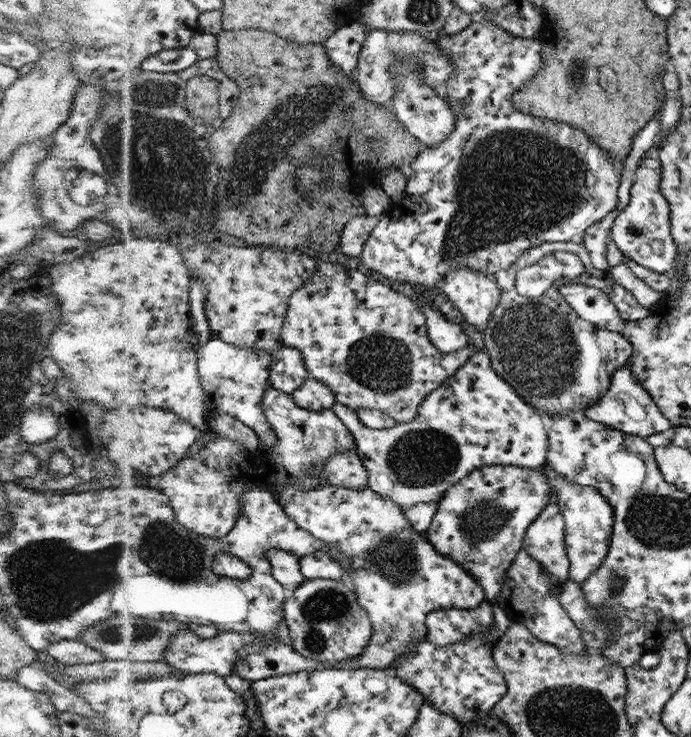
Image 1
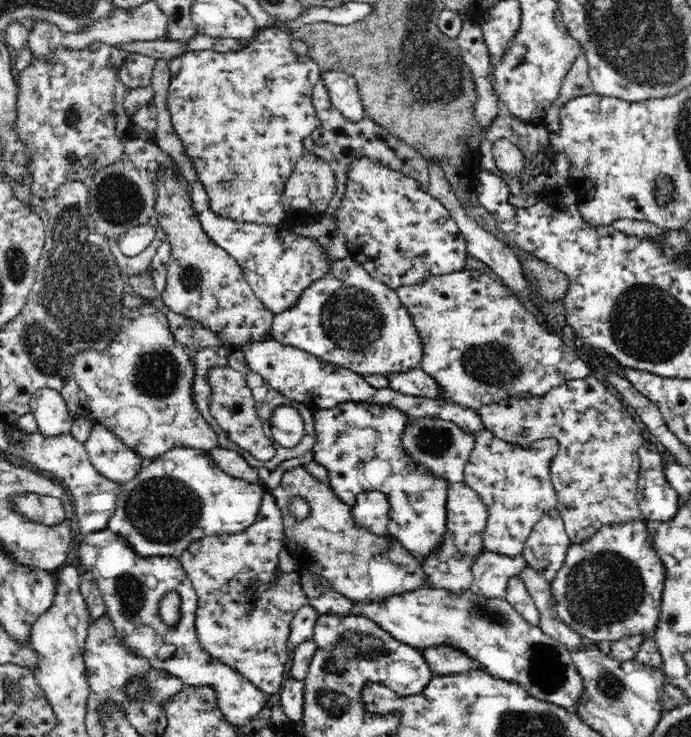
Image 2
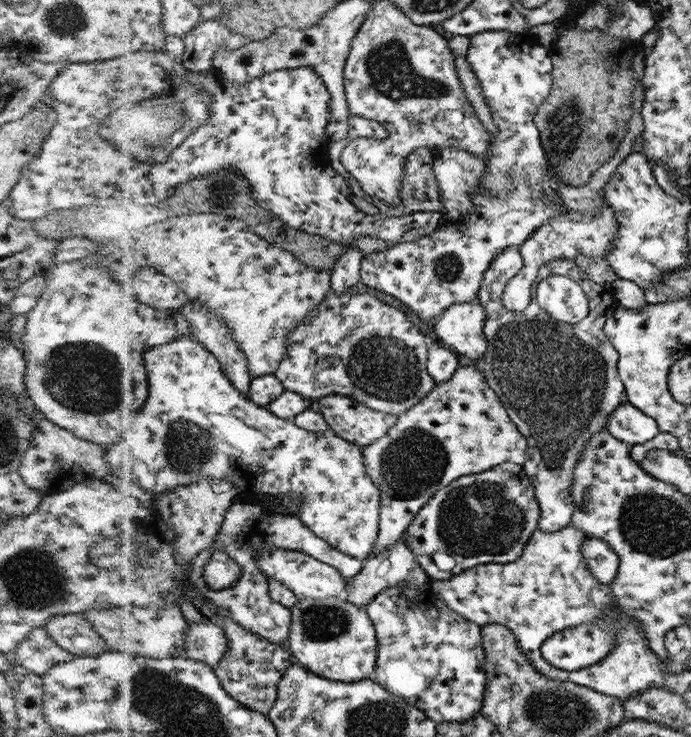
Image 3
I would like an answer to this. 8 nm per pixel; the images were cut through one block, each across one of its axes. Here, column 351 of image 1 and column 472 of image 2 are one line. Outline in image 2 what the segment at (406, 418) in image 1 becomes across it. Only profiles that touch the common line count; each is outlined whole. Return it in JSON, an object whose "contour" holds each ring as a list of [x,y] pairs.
{"contour":[[[462,269],[461,272],[426,277],[418,284],[402,285],[395,291],[409,308],[420,332],[425,351],[421,369],[441,384],[445,402],[479,410],[510,397],[542,396],[562,382],[591,374],[576,355],[575,348],[566,346],[560,337],[546,329],[545,324],[538,322],[499,278],[492,278],[480,270]]]}

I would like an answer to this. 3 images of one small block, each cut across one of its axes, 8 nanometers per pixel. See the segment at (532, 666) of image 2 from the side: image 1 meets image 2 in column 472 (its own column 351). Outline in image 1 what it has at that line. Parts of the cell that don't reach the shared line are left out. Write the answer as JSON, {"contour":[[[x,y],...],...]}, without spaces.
{"contour":[[[315,579],[300,583],[293,595],[285,601],[284,617],[290,632],[292,646],[299,655],[311,660],[336,664],[342,660],[357,658],[365,653],[371,639],[371,622],[365,608],[360,606],[359,597],[351,585],[344,580]]]}

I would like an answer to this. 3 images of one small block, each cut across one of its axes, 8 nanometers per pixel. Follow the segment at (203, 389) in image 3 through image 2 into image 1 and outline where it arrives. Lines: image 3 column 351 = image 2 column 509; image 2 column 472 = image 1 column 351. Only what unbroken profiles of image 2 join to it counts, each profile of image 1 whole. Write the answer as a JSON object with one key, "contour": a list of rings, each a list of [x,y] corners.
{"contour":[[[353,449],[333,455],[320,478],[328,480],[329,485],[364,490],[369,484],[368,474],[364,461],[361,460],[358,451]]]}

